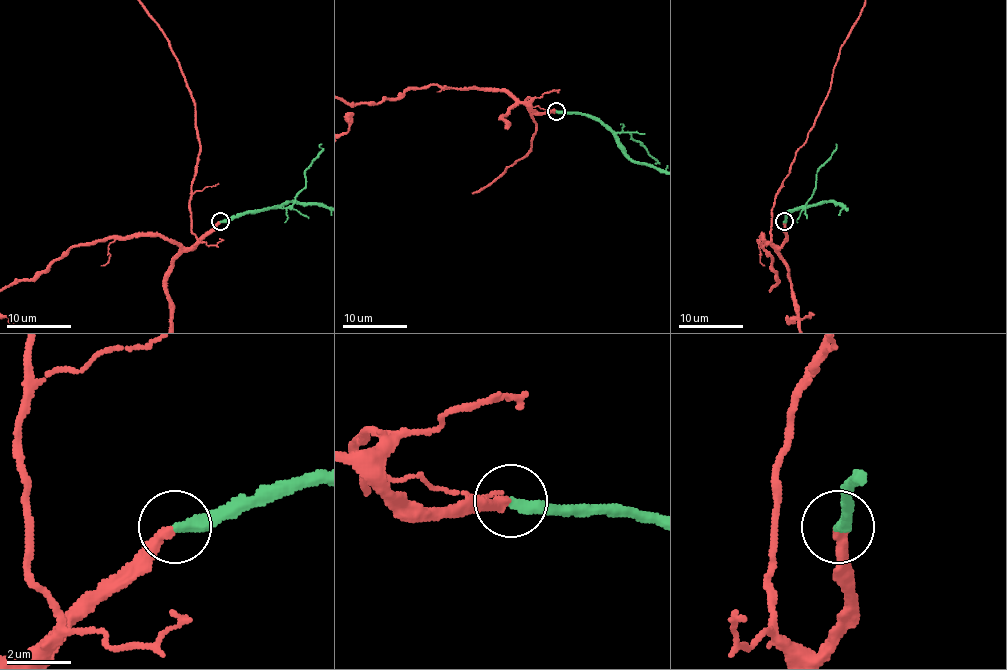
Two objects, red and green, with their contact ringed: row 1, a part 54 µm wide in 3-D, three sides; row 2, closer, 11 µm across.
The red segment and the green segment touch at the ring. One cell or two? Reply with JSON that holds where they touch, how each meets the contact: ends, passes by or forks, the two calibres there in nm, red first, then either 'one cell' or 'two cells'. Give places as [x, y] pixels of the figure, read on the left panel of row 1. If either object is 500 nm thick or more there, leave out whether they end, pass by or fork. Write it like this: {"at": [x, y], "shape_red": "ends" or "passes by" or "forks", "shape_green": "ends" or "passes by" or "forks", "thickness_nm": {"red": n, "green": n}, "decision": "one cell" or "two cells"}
{"at": [220, 221], "shape_red": "ends", "shape_green": "ends", "thickness_nm": {"red": 320, "green": 360}, "decision": "one cell"}

